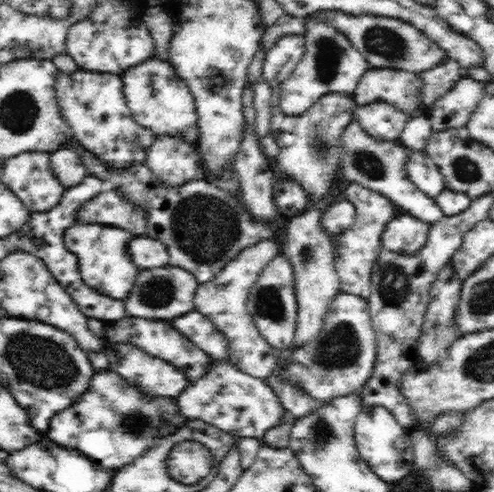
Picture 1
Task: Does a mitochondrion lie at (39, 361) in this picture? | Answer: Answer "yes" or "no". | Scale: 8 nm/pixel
yes

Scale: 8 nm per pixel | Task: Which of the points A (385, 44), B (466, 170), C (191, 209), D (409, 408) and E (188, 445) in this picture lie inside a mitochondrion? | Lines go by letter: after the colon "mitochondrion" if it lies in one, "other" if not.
A: mitochondrion
B: mitochondrion
C: mitochondrion
D: other
E: mitochondrion

